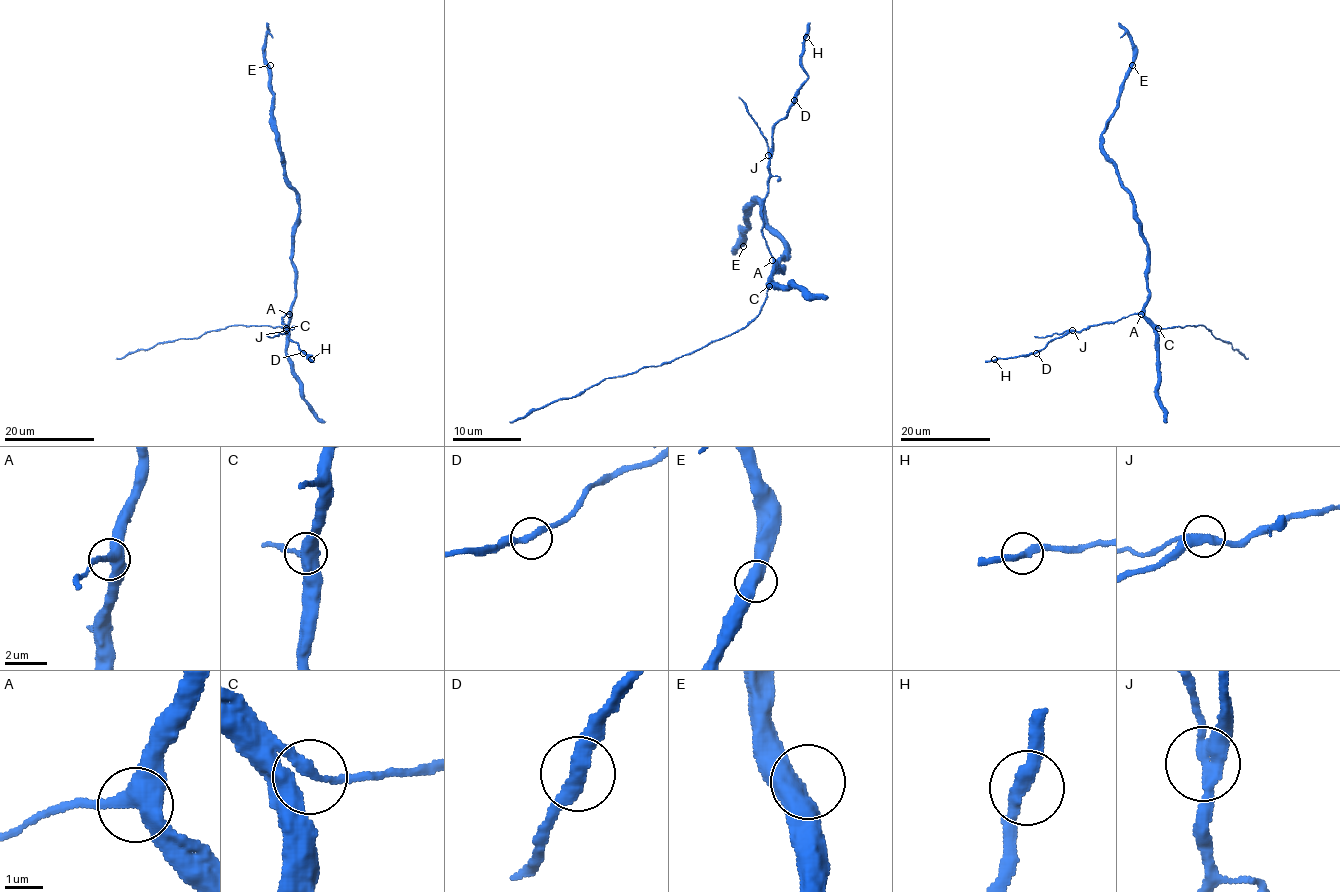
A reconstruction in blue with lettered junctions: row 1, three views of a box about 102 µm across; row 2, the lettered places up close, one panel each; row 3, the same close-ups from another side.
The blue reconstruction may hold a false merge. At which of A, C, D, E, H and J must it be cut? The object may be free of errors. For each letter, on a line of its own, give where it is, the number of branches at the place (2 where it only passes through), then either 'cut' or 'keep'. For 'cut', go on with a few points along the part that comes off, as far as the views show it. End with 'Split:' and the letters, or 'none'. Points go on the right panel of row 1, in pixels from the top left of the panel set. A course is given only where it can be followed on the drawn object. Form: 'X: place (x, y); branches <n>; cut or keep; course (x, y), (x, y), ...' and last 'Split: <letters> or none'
A: place (1141, 314); branches 3; keep
C: place (1158, 328); branches 2; keep
D: place (1036, 353); branches 2; keep
E: place (1132, 65); branches 2; keep
H: place (994, 359); branches 2; keep
J: place (1072, 330); branches 3; cut; course (1072, 330), (1034, 336)
Split: J

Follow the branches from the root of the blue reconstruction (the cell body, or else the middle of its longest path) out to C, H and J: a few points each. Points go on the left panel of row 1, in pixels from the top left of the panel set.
C: (293, 268), (295, 300), (286, 328)
H: (293, 268), (295, 300), (282, 321), (289, 337), (311, 359)
J: (293, 268), (295, 300), (292, 309), (282, 318), (286, 330)

